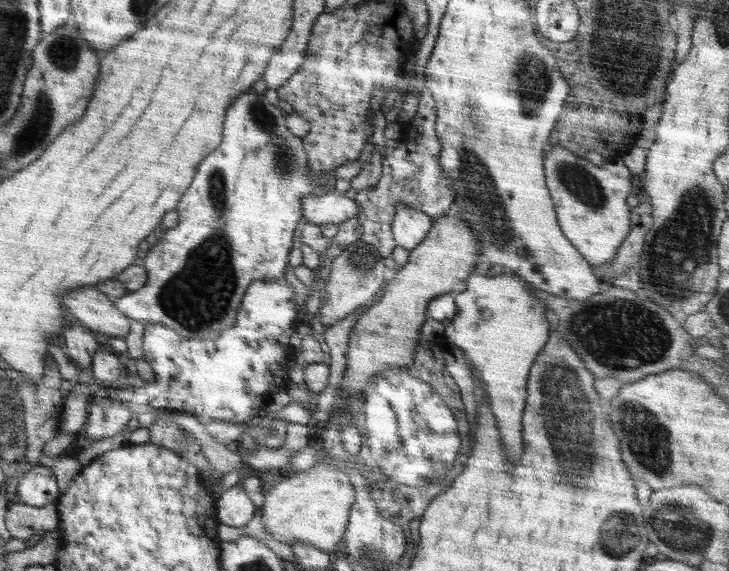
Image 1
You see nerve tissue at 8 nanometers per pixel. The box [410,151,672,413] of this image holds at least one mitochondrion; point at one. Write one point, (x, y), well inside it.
(577, 180)

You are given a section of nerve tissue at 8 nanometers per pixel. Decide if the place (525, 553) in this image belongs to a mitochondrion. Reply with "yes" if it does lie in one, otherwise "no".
no

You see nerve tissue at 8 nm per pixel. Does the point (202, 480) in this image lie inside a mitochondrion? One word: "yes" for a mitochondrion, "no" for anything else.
no

